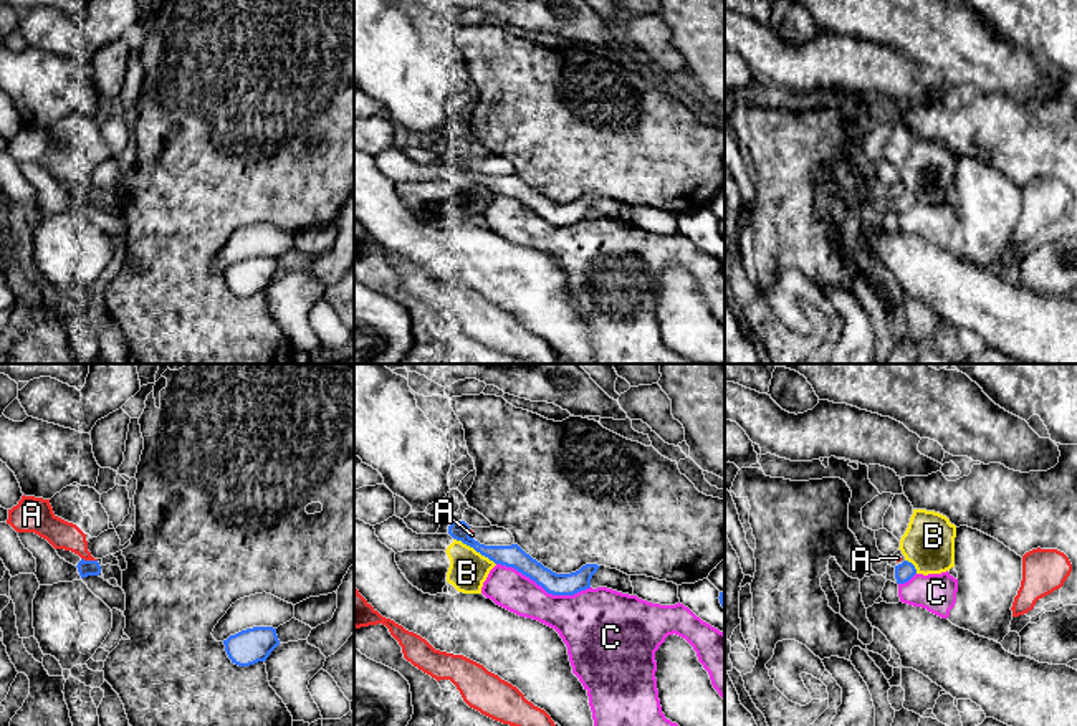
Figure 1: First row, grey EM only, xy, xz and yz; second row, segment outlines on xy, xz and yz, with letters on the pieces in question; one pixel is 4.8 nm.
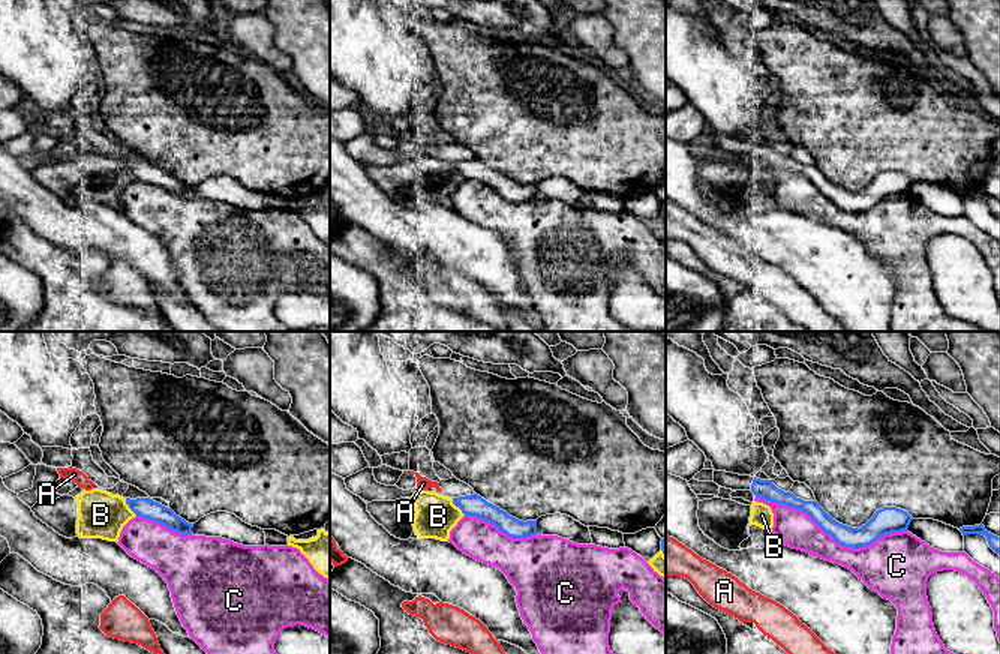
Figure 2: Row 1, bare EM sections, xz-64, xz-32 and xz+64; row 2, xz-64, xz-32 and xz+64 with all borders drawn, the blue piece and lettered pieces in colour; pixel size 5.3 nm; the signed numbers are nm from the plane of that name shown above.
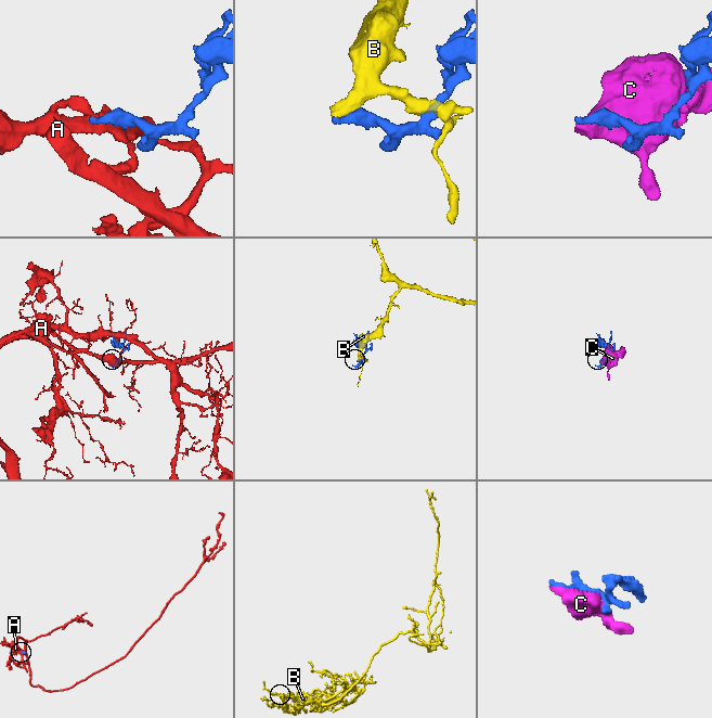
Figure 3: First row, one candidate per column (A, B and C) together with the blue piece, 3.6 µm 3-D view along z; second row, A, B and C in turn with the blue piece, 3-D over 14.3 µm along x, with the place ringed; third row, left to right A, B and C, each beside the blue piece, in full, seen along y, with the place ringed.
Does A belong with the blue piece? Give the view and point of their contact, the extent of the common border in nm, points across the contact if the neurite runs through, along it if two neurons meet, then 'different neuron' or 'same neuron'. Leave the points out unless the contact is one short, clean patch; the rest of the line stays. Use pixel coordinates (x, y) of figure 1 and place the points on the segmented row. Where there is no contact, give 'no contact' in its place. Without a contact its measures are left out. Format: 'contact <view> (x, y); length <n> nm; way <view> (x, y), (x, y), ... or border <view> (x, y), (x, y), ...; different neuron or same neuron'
contact xy (90, 561); length 80 nm; different neuron

